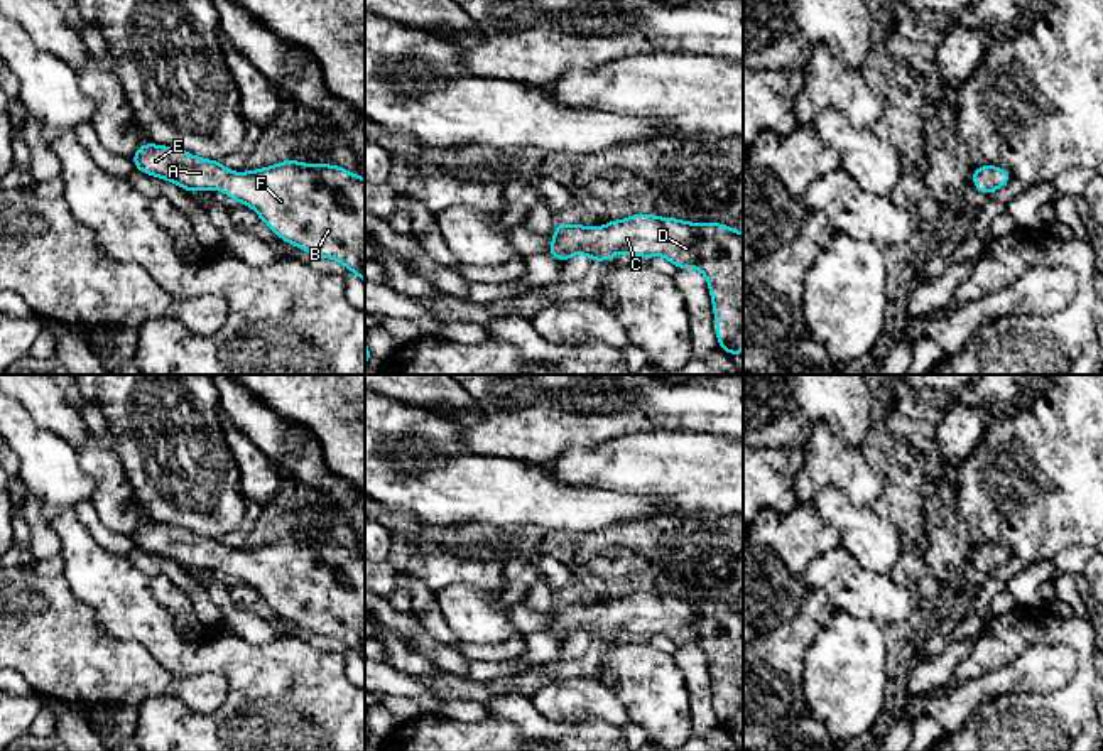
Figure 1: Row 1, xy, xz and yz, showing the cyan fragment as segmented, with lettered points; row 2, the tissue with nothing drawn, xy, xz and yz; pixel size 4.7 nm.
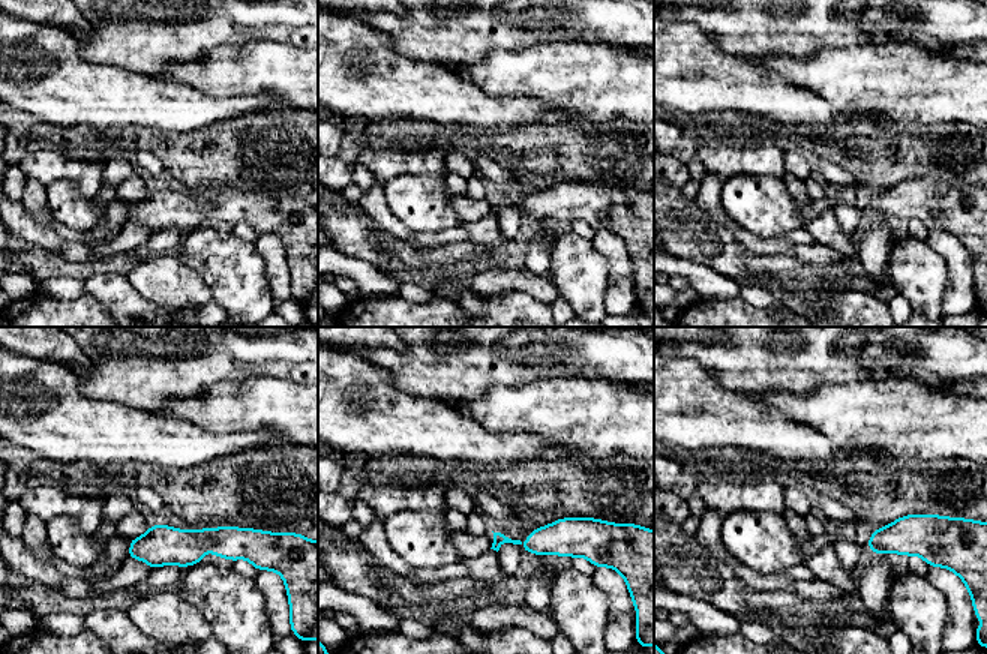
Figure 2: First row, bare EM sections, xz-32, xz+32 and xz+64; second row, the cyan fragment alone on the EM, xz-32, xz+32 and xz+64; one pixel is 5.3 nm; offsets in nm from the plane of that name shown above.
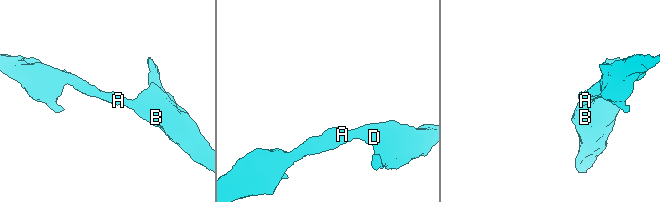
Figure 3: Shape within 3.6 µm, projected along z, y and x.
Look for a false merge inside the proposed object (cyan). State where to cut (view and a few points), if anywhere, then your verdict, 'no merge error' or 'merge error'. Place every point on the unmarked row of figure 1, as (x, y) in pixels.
no cut; no merge error

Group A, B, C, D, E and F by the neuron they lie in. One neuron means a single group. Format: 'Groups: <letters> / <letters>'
Groups: A B C D E F

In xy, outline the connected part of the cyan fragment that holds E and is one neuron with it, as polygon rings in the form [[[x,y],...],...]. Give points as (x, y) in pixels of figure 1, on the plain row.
[[[140,521],[132,540],[137,548],[172,559],[186,570],[221,567],[236,581],[250,584],[284,619],[341,640],[365,660],[365,557],[338,543],[301,542],[287,537],[250,550],[230,550],[218,538],[199,537],[181,527]]]

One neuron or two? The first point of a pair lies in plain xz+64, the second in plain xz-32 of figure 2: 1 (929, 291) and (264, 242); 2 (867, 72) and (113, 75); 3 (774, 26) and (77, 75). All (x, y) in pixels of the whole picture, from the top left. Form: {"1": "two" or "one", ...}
{"1": "two", "2": "two", "3": "two"}

